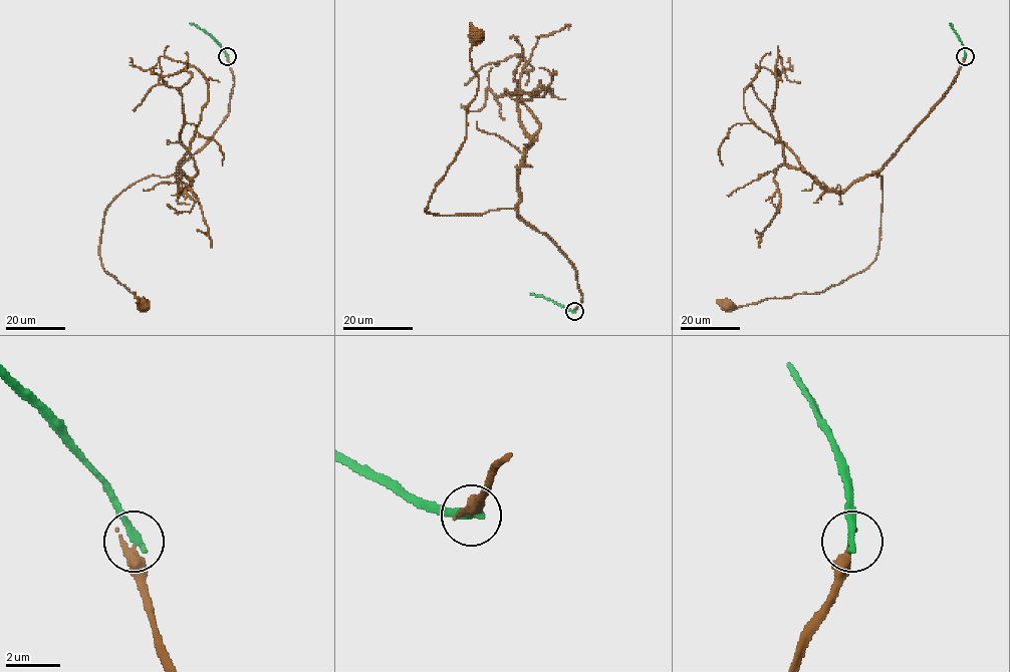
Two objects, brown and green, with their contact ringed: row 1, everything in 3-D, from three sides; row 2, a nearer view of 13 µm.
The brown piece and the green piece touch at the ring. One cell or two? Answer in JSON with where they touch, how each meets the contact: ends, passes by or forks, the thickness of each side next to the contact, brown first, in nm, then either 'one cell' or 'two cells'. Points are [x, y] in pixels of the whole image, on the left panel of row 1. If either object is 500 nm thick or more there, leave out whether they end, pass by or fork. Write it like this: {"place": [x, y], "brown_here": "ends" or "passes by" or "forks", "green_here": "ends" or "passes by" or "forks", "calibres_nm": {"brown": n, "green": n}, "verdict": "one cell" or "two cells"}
{"place": [227, 56], "brown_here": "ends", "green_here": "ends", "calibres_nm": {"brown": 400, "green": 280}, "verdict": "two cells"}

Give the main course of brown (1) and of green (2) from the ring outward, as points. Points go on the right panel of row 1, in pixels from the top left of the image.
1: (965, 56), (943, 97), (876, 173), (881, 185), (879, 244), (869, 265), (818, 293), (726, 306)
2: (965, 56), (965, 48), (949, 23)

